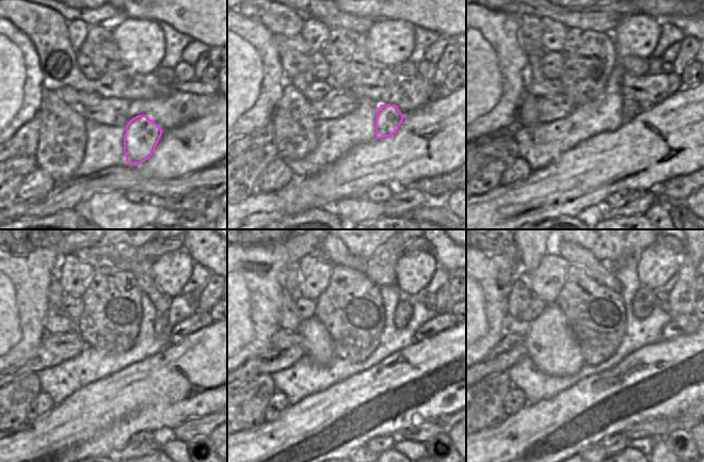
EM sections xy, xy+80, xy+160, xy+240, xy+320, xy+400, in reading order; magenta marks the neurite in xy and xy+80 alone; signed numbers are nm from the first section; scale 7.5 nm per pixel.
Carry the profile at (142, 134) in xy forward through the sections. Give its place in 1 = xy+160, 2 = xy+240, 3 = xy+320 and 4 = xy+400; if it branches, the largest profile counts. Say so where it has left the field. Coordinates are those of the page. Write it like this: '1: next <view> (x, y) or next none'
1: next xy+160 (630, 108)
2: next xy+240 (161, 321)
3: next xy+320 (403, 312)
4: next xy+400 (643, 303)

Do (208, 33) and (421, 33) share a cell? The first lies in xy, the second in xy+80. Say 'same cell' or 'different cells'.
different cells

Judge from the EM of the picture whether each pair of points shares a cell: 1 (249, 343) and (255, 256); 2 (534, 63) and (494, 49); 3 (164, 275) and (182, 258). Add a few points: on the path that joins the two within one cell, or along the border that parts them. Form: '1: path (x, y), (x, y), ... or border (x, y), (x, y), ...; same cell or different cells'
1: path (242, 320), (242, 274); same cell
2: border (526, 56), (527, 65); different cells
3: path (169, 271), (178, 263); same cell

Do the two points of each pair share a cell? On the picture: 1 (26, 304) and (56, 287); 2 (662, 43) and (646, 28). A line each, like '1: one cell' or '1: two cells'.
1: two cells
2: two cells

